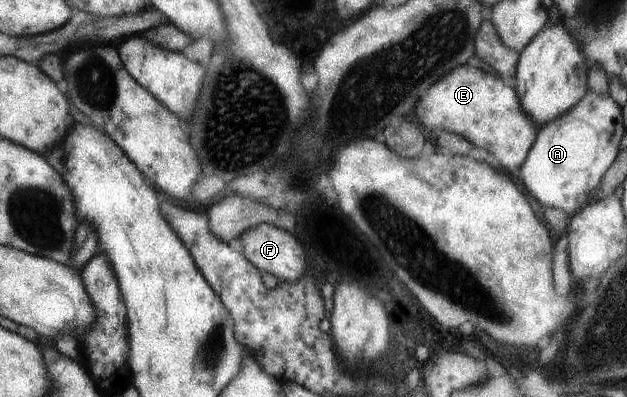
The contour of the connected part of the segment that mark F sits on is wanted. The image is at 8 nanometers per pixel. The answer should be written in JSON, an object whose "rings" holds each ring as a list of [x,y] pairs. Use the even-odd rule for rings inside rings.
{"rings":[[[258,224],[242,232],[235,244],[244,257],[259,270],[261,274],[268,272],[276,276],[279,281],[292,283],[298,281],[298,276],[304,272],[304,256],[300,250],[300,244],[284,230],[270,224]]]}

